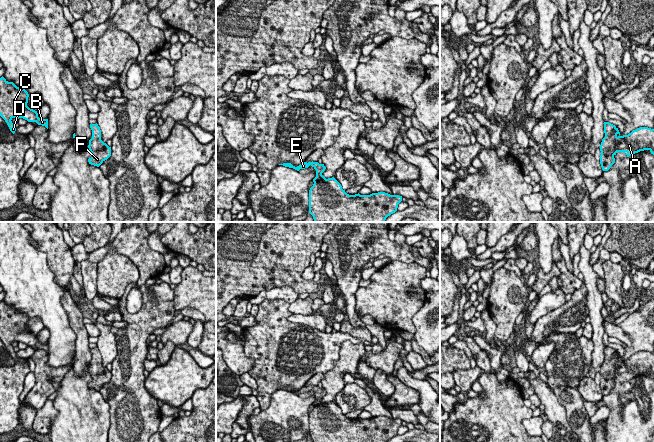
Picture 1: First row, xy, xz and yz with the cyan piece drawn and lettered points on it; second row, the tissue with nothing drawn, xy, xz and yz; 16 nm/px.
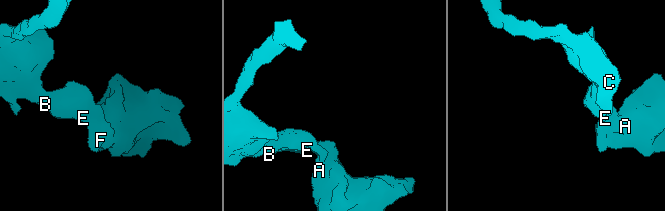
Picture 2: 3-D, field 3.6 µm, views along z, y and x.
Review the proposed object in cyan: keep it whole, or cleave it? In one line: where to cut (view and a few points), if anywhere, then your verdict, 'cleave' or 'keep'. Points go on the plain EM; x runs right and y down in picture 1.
no cut; keep

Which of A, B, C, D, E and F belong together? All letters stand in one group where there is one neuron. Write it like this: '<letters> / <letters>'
A B C D E F

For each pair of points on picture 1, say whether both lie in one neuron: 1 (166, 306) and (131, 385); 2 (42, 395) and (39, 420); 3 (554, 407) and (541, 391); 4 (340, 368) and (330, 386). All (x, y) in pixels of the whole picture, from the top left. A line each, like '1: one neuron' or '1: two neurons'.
1: one neuron
2: two neurons
3: one neuron
4: one neuron

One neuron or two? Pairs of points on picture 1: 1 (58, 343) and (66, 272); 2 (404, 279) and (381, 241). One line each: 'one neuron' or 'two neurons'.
1: two neurons
2: two neurons

